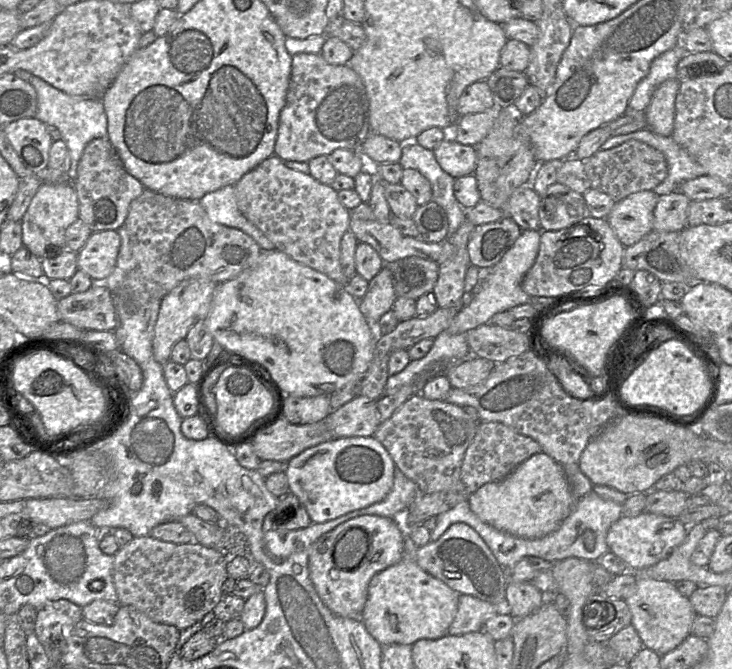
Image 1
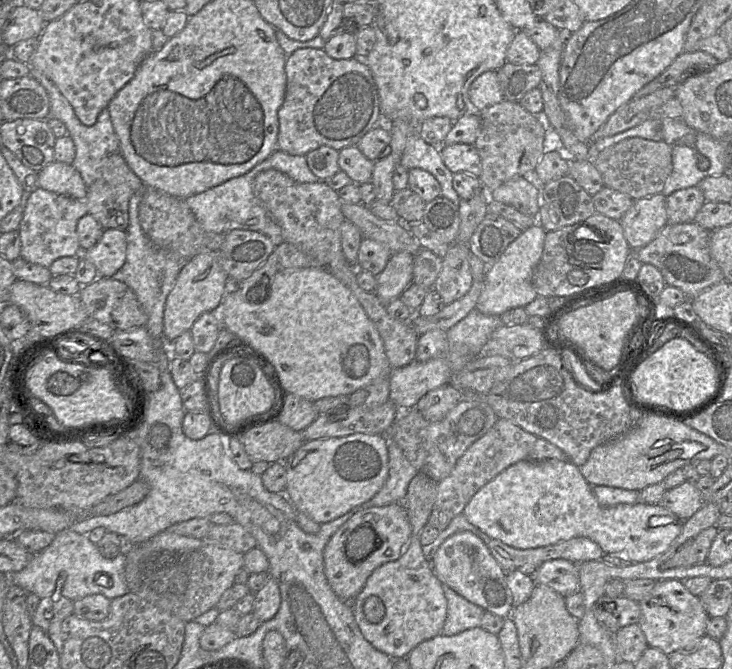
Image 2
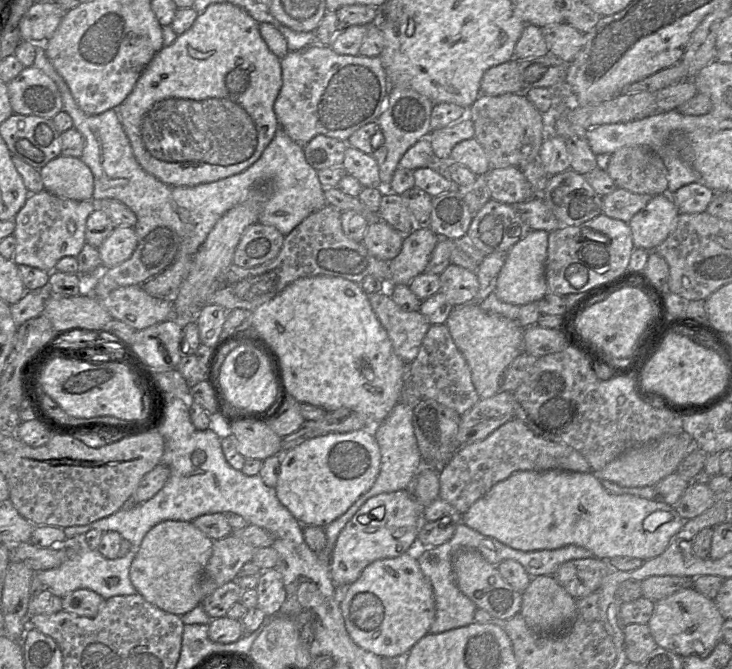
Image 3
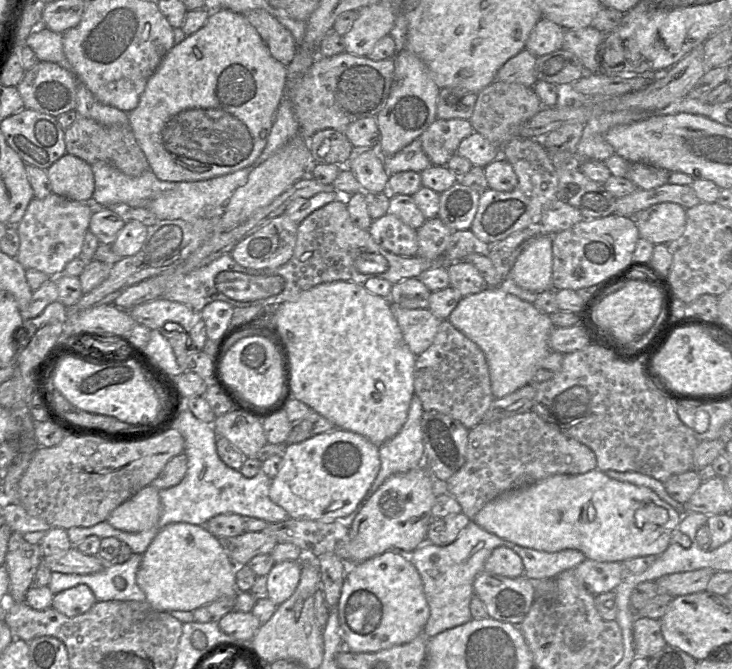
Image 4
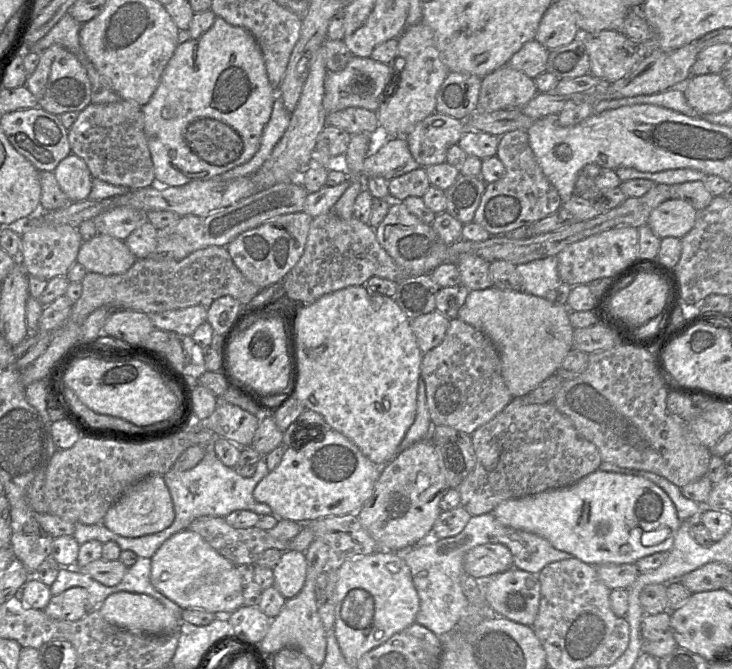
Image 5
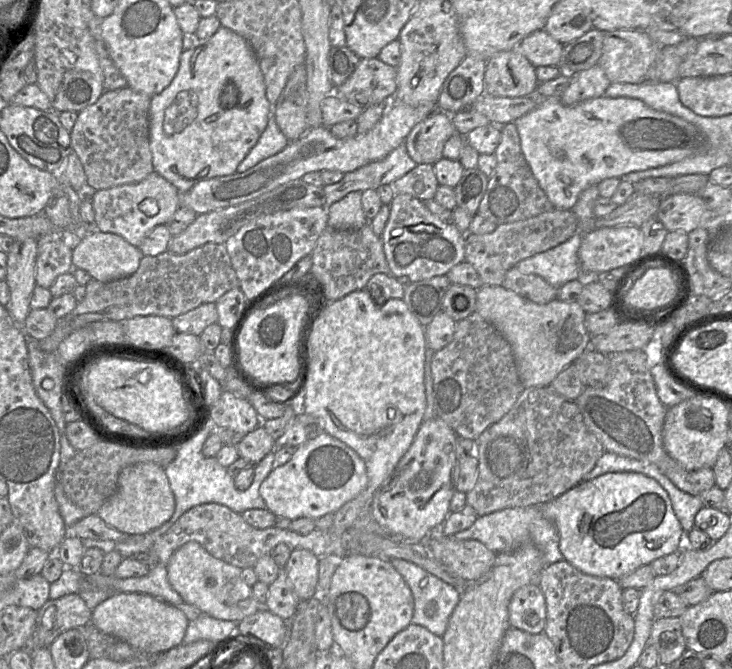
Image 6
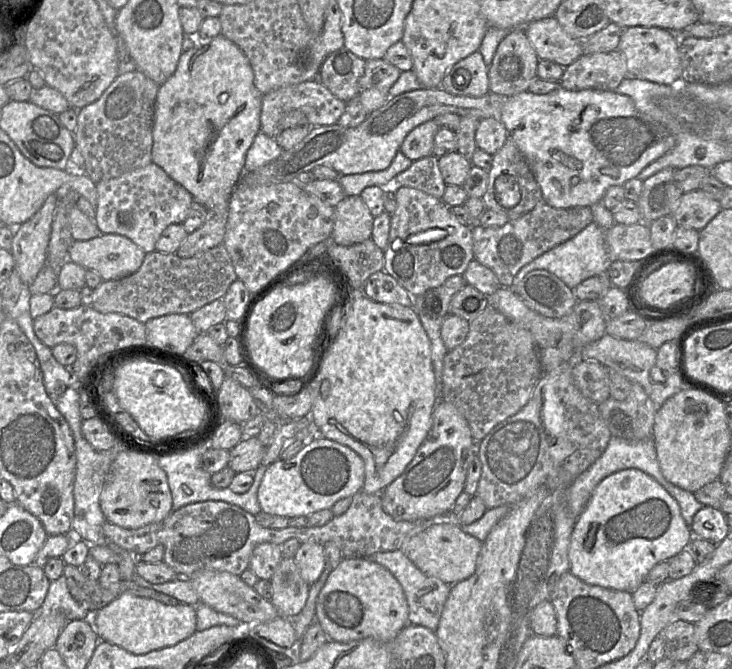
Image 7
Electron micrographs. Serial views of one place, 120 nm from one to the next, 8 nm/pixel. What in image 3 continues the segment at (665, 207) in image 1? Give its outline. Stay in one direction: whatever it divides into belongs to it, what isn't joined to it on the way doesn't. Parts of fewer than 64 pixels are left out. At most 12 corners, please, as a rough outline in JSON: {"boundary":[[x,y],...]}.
{"boundary":[[702,181],[670,194],[680,214],[706,211],[716,192]]}

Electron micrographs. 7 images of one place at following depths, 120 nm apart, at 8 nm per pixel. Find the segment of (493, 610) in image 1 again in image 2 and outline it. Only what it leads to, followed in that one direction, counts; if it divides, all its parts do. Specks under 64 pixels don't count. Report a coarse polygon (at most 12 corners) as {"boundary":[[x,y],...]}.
{"boundary":[[442,584],[447,616],[441,634],[480,626],[486,610]]}

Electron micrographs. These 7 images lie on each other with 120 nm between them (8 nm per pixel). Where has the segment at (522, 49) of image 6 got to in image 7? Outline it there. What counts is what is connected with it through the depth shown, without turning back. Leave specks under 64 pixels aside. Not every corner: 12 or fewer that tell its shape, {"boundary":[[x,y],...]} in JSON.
{"boundary":[[553,15],[527,24],[540,60],[566,68],[582,55]]}

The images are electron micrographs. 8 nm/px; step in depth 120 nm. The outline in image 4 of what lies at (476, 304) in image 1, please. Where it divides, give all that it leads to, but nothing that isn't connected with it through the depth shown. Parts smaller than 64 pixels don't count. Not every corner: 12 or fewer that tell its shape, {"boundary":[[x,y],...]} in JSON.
{"boundary":[[552,236],[537,237],[509,276],[535,293],[553,289]]}

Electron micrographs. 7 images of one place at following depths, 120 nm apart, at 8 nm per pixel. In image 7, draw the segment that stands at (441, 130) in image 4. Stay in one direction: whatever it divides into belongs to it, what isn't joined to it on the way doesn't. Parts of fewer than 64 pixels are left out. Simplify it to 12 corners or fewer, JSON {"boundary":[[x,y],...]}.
{"boundary":[[427,121],[408,133],[400,151],[412,161],[433,155],[439,126]]}

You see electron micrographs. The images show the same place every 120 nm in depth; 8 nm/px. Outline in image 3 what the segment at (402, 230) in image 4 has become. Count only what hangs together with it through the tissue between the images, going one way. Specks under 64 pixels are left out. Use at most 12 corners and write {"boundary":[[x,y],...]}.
{"boundary":[[383,220],[368,225],[362,243],[380,260],[400,252],[404,235]]}

